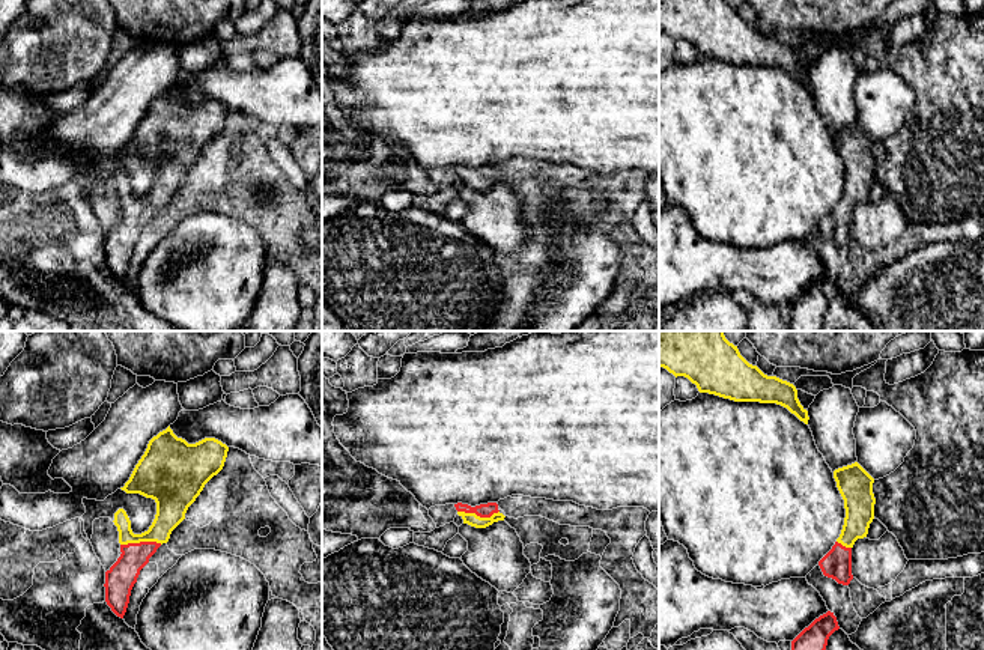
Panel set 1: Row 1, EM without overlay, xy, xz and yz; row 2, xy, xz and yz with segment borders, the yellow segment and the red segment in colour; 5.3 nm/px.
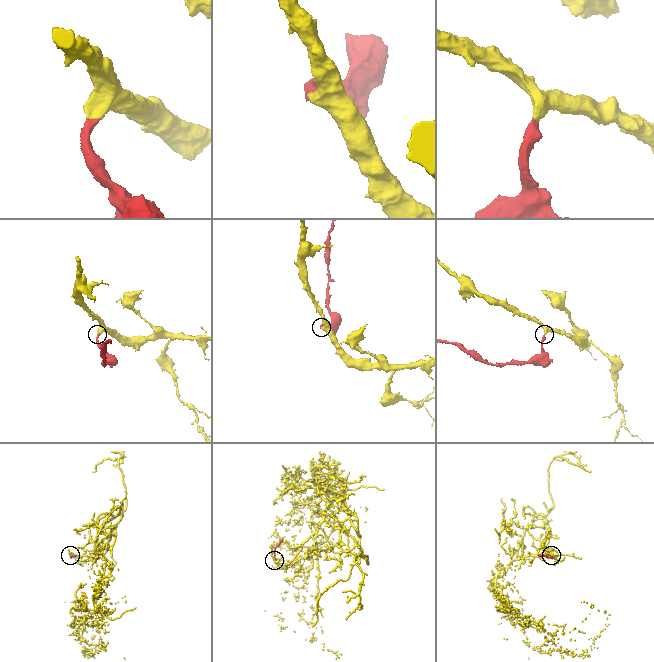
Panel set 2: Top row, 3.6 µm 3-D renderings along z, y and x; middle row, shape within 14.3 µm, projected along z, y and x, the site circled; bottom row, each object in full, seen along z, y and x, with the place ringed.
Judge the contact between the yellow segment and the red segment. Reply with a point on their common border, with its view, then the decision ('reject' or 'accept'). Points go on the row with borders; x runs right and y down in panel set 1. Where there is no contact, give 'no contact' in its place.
xz (479, 516) | accept

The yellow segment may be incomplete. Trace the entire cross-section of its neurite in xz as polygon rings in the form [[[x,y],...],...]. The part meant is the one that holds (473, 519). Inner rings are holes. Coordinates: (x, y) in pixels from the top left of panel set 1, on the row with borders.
[[[457,503],[454,504],[457,515],[463,519],[463,524],[468,524],[475,528],[486,528],[494,522],[504,521],[504,515],[498,510],[497,503],[480,504],[471,507],[468,504]]]

